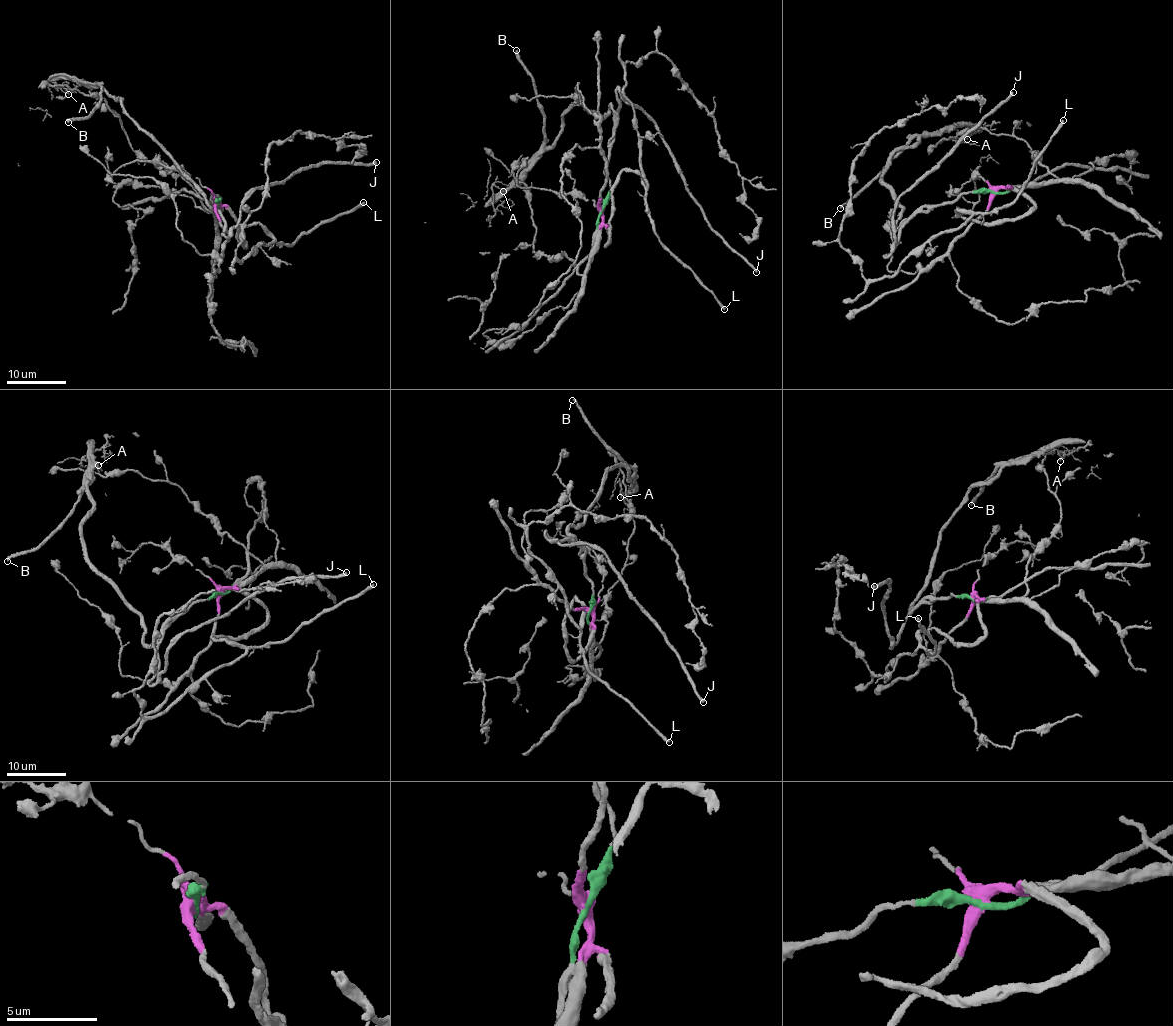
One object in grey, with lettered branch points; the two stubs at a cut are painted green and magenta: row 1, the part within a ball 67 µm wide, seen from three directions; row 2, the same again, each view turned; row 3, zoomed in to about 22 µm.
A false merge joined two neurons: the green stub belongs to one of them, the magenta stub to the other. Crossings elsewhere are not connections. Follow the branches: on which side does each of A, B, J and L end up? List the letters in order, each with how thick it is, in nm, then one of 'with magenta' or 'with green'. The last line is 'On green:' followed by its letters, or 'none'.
A: 130 nm thick; with green
B: 280 nm thick; with green
J: 320 nm thick; with green
L: 320 nm thick; with magenta
On green: A, B, J

